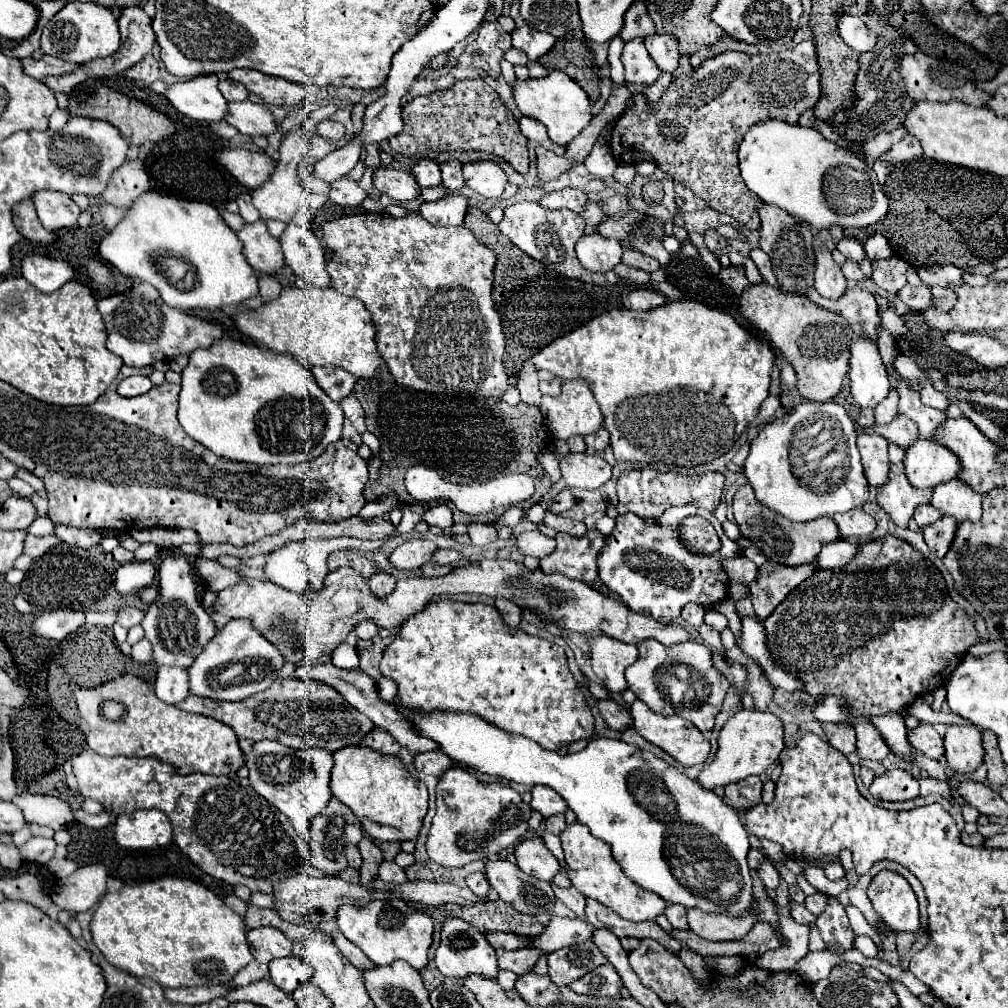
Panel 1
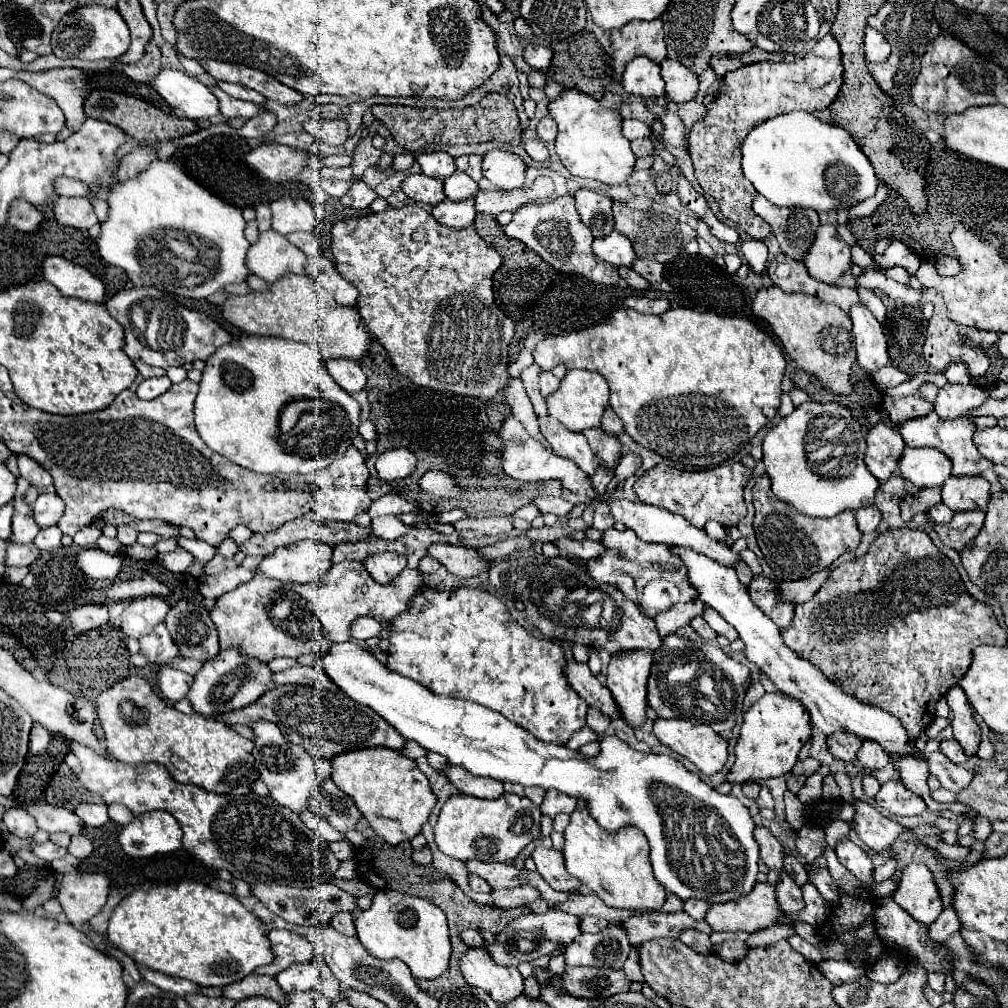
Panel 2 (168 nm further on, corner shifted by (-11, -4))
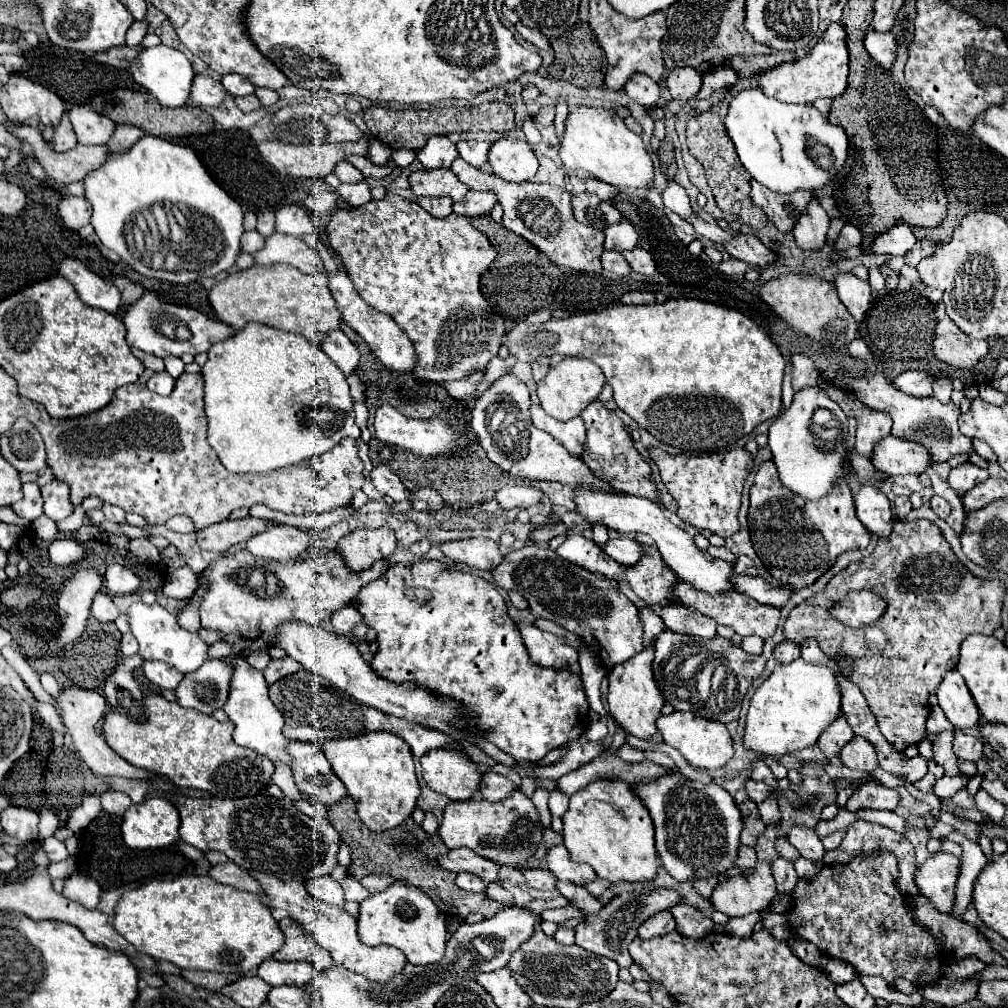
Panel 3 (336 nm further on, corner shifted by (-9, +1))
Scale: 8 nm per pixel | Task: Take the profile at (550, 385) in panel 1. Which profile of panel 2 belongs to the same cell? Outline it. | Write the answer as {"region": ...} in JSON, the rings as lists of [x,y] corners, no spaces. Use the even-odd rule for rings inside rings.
{"region":[[[543,372],[539,378],[539,386],[541,386],[541,394],[549,396],[549,394],[559,390],[559,380],[551,372]]]}

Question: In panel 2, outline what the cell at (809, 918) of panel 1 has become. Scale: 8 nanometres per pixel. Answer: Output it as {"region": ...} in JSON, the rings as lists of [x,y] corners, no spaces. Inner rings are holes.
{"region":[[[785,872],[777,882],[777,900],[783,912],[801,912],[805,908],[801,888]]]}

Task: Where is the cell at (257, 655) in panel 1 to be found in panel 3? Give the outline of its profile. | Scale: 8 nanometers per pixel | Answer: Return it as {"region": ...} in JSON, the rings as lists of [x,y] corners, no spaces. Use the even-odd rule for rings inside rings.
{"region":[[[221,659],[205,661],[205,665],[201,665],[201,669],[187,673],[183,677],[183,681],[175,689],[175,695],[177,695],[177,703],[181,707],[189,707],[189,709],[201,711],[205,715],[211,715],[215,709],[221,709],[227,701],[227,695],[229,695],[229,665],[225,665],[225,661],[221,661]]]}

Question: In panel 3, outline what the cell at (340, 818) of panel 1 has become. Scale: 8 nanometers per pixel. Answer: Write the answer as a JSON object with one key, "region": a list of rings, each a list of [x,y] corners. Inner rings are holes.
{"region":[[[289,741],[287,753],[293,759],[293,779],[303,799],[309,803],[333,805],[345,797],[347,789],[331,771],[321,749],[311,741]]]}

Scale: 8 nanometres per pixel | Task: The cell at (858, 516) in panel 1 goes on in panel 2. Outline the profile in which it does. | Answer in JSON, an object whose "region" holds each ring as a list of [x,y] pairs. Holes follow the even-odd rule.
{"region":[[[869,506],[869,508],[863,508],[863,510],[857,510],[855,512],[855,520],[857,520],[857,526],[863,534],[871,534],[877,530],[877,524],[881,520],[881,512],[879,508],[875,506]]]}

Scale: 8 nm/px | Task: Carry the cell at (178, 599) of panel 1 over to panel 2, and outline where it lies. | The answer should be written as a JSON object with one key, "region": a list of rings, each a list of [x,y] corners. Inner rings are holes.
{"region":[[[181,600],[171,608],[175,612],[167,612],[165,624],[173,642],[179,646],[181,658],[201,662],[215,658],[219,654],[219,636],[209,612],[187,600]]]}

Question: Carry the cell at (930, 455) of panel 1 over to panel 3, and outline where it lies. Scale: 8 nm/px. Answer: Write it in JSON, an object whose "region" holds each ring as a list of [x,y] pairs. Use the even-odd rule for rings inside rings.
{"region":[[[887,435],[877,441],[869,459],[875,469],[891,477],[905,473],[923,473],[931,463],[929,451],[923,445],[917,445],[907,439],[903,441],[893,435]]]}

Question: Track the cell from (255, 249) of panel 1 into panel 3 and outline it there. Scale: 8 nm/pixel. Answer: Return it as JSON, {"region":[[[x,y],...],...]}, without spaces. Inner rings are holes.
{"region":[[[273,233],[265,239],[265,247],[253,255],[257,263],[261,265],[273,265],[273,263],[287,263],[297,267],[303,273],[317,273],[325,271],[323,261],[319,253],[309,247],[303,239],[295,239],[289,235]]]}

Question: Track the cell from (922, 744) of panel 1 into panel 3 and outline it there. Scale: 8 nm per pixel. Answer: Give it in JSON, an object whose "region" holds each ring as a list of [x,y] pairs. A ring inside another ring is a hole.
{"region":[[[957,731],[955,741],[953,741],[953,753],[959,759],[979,761],[979,759],[983,759],[983,741],[973,735],[965,735],[965,733]]]}

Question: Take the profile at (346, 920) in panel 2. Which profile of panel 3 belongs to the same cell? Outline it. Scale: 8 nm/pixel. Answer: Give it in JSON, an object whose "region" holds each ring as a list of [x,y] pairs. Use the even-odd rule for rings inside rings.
{"region":[[[329,875],[315,877],[315,879],[307,881],[307,889],[309,889],[317,899],[323,899],[323,901],[327,901],[327,903],[335,903],[335,905],[343,905],[343,903],[345,903],[341,885],[339,885],[335,879],[331,879]]]}

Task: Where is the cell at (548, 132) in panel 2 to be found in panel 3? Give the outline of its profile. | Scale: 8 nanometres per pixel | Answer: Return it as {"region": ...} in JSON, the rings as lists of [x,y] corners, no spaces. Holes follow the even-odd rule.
{"region":[[[541,107],[539,113],[533,117],[533,121],[537,125],[553,125],[553,119],[555,119],[555,107]]]}

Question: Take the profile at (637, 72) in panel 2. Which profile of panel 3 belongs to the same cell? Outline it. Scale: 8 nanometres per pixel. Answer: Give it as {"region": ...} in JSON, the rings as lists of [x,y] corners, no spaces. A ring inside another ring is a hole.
{"region":[[[635,73],[627,83],[625,83],[625,93],[629,95],[631,101],[635,101],[641,107],[655,107],[659,101],[659,83],[655,83],[651,77]]]}

